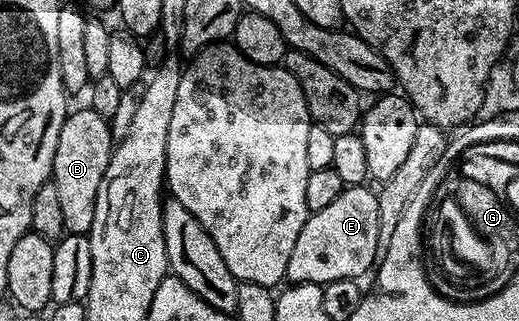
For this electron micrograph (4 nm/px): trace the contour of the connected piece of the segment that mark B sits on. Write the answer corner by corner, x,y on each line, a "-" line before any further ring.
82,106
78,112
70,111
66,115
63,130
59,130
59,146
55,146
51,177
55,190
59,190
66,229
77,234
87,234
91,230
99,186
103,182
103,174
107,170
109,155
114,147
109,121
103,119
94,108

